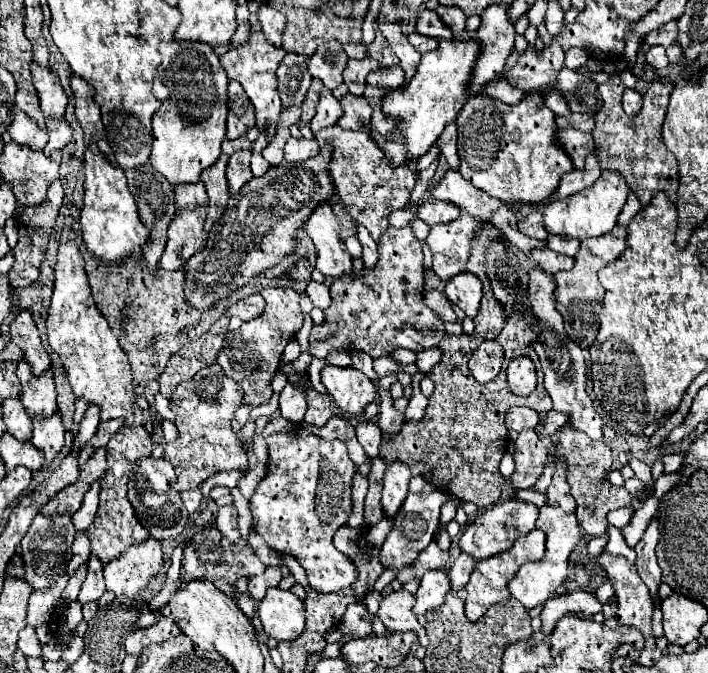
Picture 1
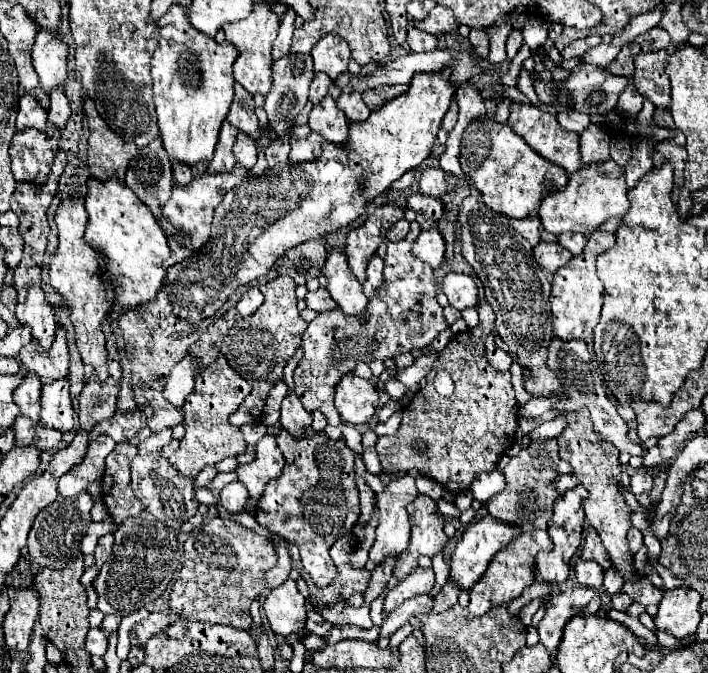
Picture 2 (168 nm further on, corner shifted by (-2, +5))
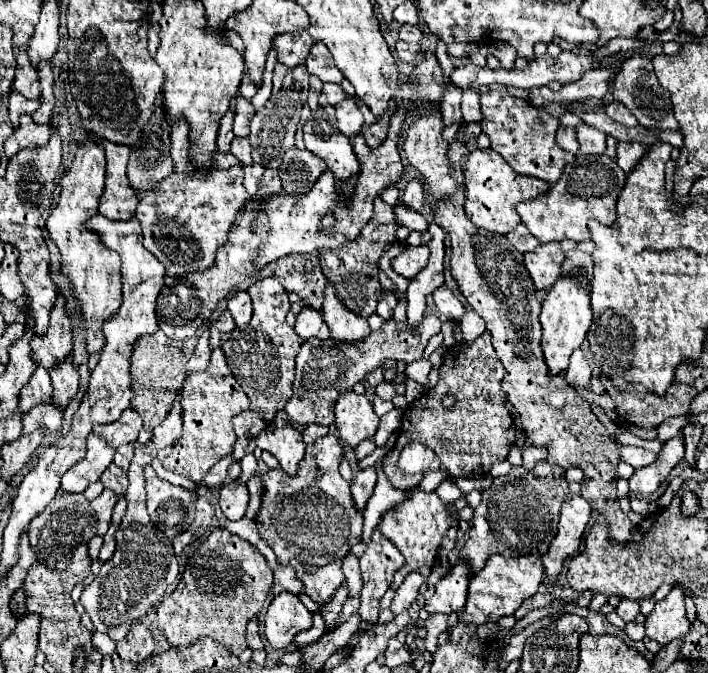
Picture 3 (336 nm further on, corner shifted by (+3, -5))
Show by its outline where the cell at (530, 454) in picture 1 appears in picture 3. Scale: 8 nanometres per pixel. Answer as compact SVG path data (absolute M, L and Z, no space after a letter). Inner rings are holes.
M539 461L533 469L513 467L507 475L495 479L493 485L487 491L483 491L483 499L473 513L469 539L461 551L461 557L467 557L473 567L473 573L477 573L477 571L481 571L481 567L485 567L485 561L493 553L501 553L501 555L509 555L509 557L511 555L531 555L531 553L543 555L549 549L549 543L553 541L553 537L557 533L559 509L567 495L569 495L569 483L565 481L563 467L553 465L549 461Z

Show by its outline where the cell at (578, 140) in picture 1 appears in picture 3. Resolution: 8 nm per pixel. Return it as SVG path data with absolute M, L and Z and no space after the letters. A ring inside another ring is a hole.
M491 87L489 93L481 95L481 113L483 113L483 131L491 139L491 149L501 153L503 159L521 175L531 175L547 183L557 183L563 173L563 167L575 159L573 153L557 147L555 131L559 119L535 109L523 101L513 99L505 87Z

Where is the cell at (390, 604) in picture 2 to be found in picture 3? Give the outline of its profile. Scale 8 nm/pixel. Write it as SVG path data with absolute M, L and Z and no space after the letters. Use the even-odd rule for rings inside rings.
M411 571L407 577L405 577L405 581L401 583L401 587L397 589L397 593L395 593L395 599L391 601L391 613L393 615L399 615L399 613L403 613L403 611L407 611L409 607L411 607L411 603L417 599L417 595L419 595L419 587L421 587L421 583L423 583L425 579L417 573L417 571Z

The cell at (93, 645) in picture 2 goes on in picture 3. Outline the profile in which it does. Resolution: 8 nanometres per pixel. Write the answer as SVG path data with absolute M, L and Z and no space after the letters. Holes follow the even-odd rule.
M93 633L93 647L103 655L103 657L109 657L115 649L115 641L111 641L105 633Z

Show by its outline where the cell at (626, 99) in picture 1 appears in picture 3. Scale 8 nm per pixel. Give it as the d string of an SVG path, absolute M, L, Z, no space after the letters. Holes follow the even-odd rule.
M611 101L611 103L605 107L605 111L607 111L607 115L609 115L613 121L621 123L623 127L637 127L637 125L639 125L637 119L635 119L635 115L633 115L623 103L619 103L619 101Z

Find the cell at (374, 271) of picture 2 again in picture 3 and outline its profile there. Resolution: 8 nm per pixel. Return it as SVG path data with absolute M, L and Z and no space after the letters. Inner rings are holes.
M383 289L383 297L379 299L379 305L377 305L377 315L383 317L383 319L389 319L393 315L395 305L397 305L395 293L389 291L389 289Z

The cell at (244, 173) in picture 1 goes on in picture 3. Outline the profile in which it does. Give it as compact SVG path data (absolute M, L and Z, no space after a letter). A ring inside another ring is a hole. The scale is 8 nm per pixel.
M235 137L235 139L233 139L233 143L231 143L231 153L239 159L239 163L241 163L241 165L253 165L249 139L239 139L239 137Z

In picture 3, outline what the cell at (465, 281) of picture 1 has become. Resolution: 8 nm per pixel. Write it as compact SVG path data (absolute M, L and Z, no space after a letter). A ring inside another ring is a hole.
M447 285L439 287L437 291L433 291L433 301L435 301L437 311L441 315L445 315L447 319L451 319L451 321L459 321L465 315L463 303L453 295L453 291Z

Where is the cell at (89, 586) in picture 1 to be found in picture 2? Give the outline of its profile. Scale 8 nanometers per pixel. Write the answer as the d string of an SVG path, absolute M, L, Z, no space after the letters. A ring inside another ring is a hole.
M112 533L100 537L100 541L98 541L98 545L96 545L96 551L94 551L94 555L96 555L96 565L98 565L98 567L102 567L104 561L108 559L108 555L110 555L110 551L112 551L112 543L114 543Z

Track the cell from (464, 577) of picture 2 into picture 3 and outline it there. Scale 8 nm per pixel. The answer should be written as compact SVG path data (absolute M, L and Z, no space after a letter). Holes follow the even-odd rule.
M461 557L457 559L445 577L435 585L435 593L425 601L429 613L451 613L461 611L467 601L467 589L471 581L471 565Z

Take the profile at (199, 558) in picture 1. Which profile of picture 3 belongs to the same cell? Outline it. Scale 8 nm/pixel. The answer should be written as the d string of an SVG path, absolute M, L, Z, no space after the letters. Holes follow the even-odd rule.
M221 527L195 539L183 553L187 559L183 579L175 591L157 605L159 629L173 647L187 647L199 637L211 637L239 657L247 647L247 623L259 615L273 585L273 571L267 559L249 541Z

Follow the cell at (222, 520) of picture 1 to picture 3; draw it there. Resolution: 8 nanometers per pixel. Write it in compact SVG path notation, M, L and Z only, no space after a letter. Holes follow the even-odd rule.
M239 481L223 483L219 491L219 507L227 519L231 521L241 519L247 511L247 503L249 503L249 491L243 483Z

